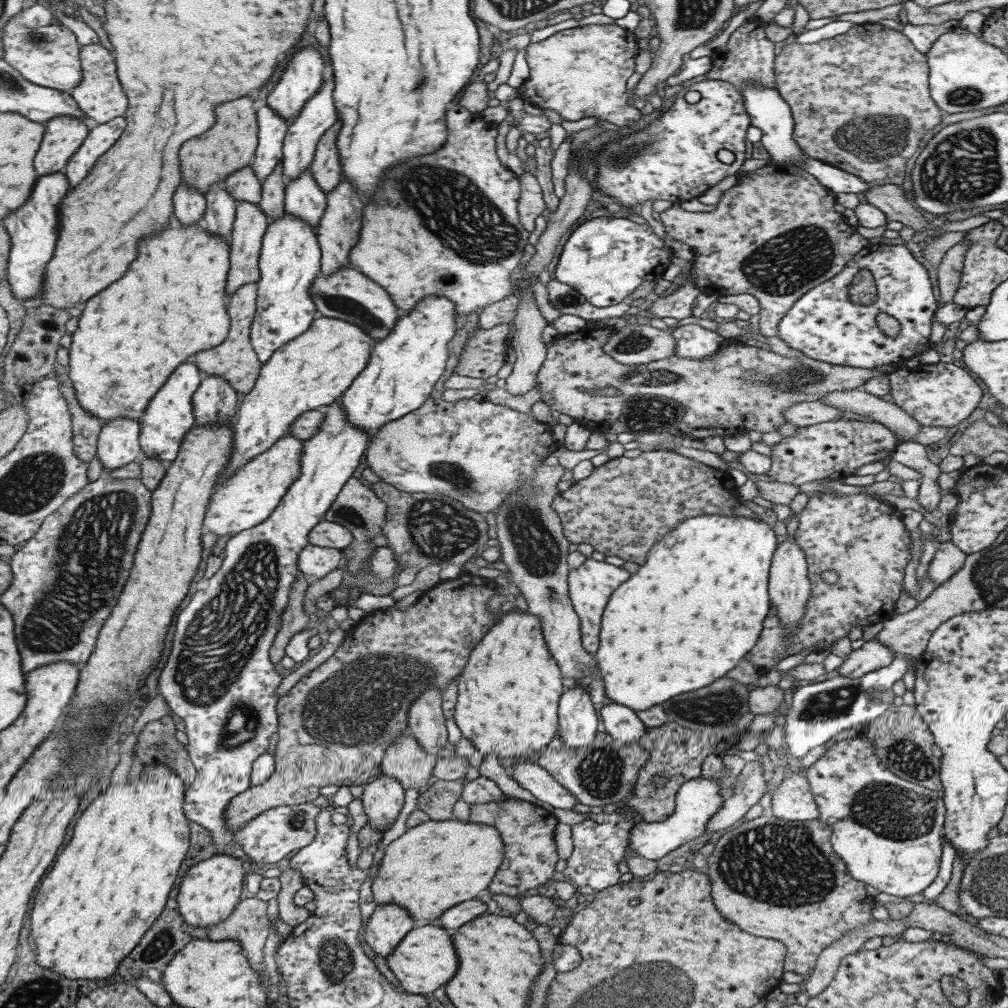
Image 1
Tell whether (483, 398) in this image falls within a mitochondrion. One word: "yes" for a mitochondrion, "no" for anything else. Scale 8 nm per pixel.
no

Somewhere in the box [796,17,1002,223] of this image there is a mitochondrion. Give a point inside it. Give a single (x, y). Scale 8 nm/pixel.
(873, 138)

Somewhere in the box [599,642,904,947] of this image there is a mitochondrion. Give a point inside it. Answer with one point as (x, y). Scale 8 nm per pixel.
(806, 873)

